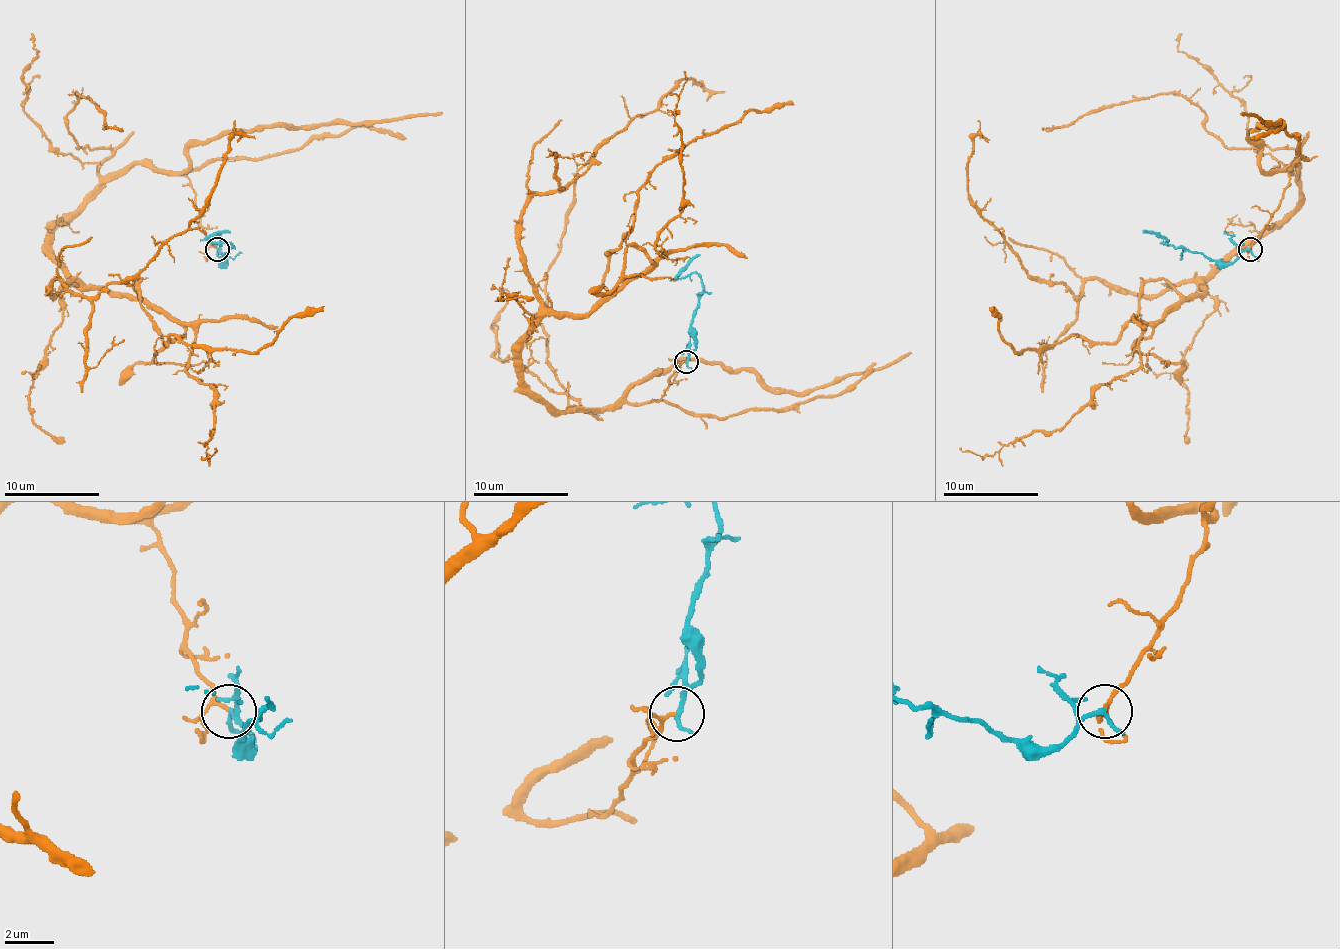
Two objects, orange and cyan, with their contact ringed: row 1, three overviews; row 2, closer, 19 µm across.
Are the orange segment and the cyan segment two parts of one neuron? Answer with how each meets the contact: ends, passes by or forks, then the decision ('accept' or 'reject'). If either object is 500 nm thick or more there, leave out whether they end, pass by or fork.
orange passes by; cyan passes by; accept

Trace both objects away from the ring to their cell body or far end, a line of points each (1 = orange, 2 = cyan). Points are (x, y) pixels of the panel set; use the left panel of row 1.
1: (216, 250), (185, 176), (128, 164), (59, 223), (49, 292), (130, 280), (254, 138)
2: (216, 250), (226, 261), (223, 264), (226, 252), (233, 247), (211, 238), (230, 230)

